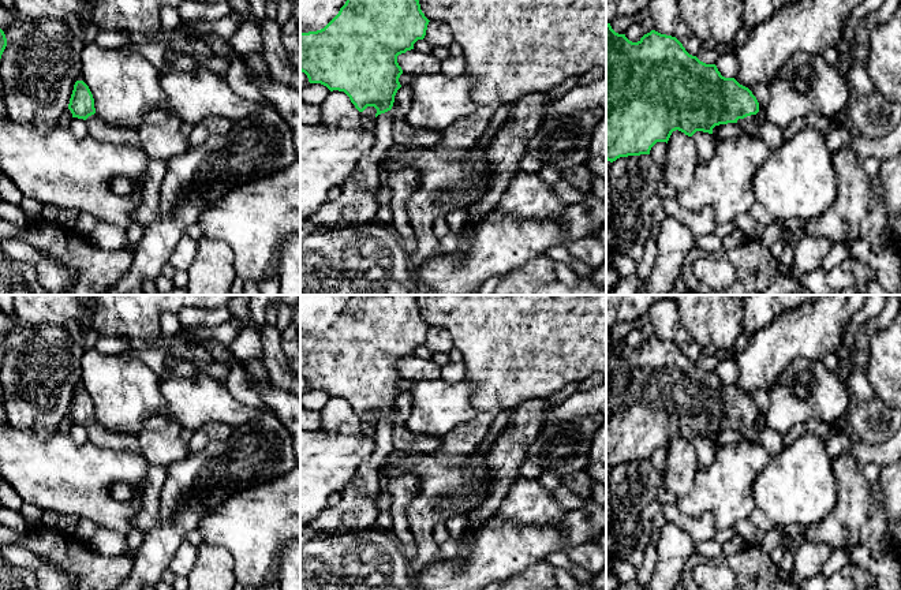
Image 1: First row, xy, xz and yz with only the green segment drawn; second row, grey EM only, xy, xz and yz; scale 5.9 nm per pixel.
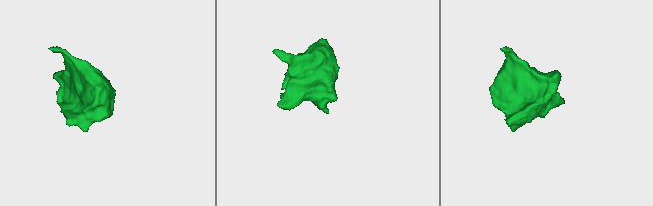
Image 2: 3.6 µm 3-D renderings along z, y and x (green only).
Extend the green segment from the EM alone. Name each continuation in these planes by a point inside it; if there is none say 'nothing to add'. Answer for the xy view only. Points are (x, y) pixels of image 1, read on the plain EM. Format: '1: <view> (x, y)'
1: xy (97, 434)

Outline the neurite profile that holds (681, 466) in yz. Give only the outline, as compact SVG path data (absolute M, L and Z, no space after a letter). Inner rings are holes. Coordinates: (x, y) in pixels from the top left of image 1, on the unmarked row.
M676 436L668 447L662 486L674 496L684 497L693 486L698 473L696 449L692 442Z

